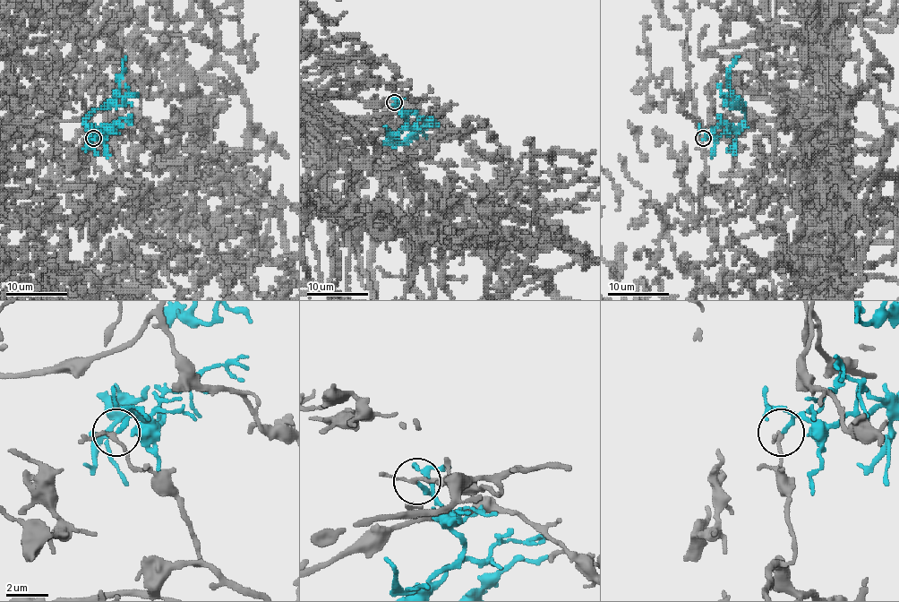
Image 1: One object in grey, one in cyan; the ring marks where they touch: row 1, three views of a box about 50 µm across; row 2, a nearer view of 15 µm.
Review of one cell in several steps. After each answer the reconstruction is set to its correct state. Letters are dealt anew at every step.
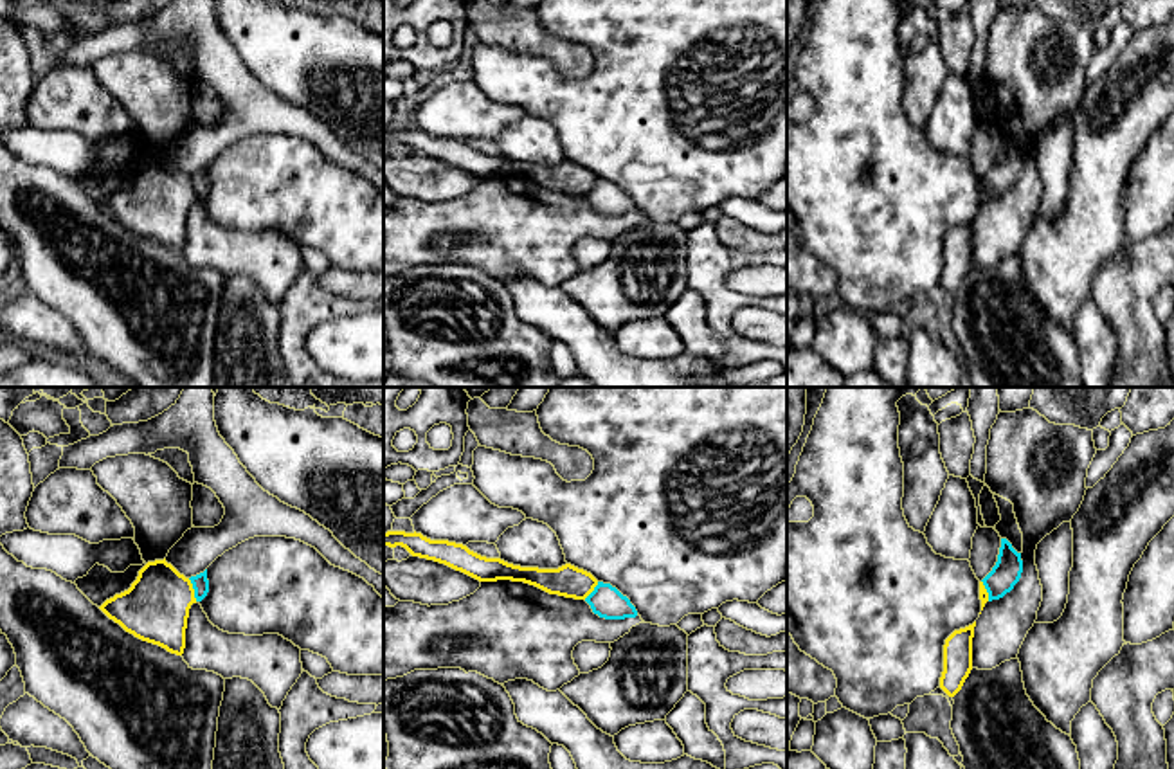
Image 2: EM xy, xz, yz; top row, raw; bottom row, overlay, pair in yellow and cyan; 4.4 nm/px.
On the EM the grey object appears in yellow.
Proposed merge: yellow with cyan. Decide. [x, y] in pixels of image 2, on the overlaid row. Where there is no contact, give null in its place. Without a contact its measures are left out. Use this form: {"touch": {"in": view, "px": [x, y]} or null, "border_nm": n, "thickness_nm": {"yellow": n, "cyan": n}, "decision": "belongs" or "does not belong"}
{"touch": {"in": "xy", "px": [193, 589]}, "border_nm": 110, "thickness_nm": {"yellow": 300, "cyan": 80}, "decision": "does not belong"}

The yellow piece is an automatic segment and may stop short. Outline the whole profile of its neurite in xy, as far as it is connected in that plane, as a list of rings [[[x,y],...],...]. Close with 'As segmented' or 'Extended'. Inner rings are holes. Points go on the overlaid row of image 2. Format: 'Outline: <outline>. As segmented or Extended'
Outline: [[[164,558],[148,562],[128,591],[99,609],[135,638],[182,656],[193,603],[196,598],[191,580]]]. As segmented

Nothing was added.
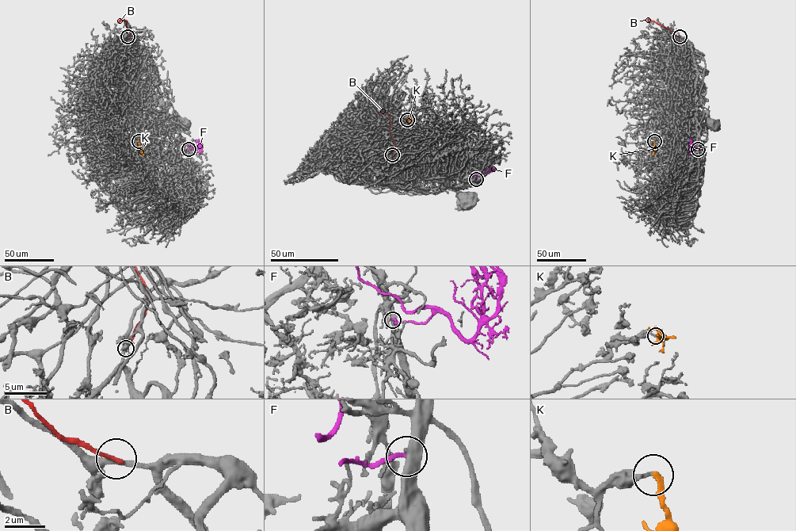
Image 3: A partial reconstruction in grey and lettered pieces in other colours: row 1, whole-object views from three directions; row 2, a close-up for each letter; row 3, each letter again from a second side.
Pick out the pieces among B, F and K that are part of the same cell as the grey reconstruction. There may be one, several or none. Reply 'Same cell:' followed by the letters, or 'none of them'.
Same cell: none of them

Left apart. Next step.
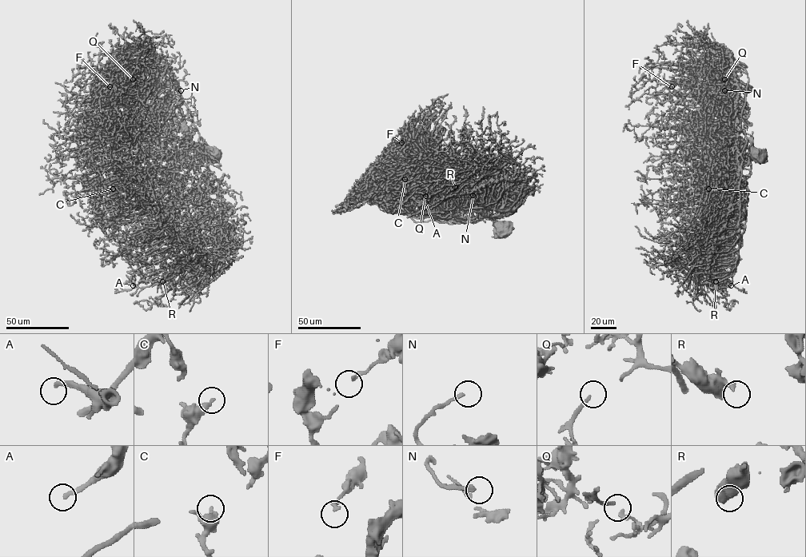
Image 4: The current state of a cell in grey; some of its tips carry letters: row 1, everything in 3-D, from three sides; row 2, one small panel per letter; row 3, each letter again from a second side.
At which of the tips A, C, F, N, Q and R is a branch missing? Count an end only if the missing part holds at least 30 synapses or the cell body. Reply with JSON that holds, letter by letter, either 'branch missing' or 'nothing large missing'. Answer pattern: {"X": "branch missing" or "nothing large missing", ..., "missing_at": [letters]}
{"A": "nothing large missing", "C": "nothing large missing", "F": "nothing large missing", "N": "branch missing", "Q": "branch missing", "R": "nothing large missing", "missing_at": ["N", "Q"]}

